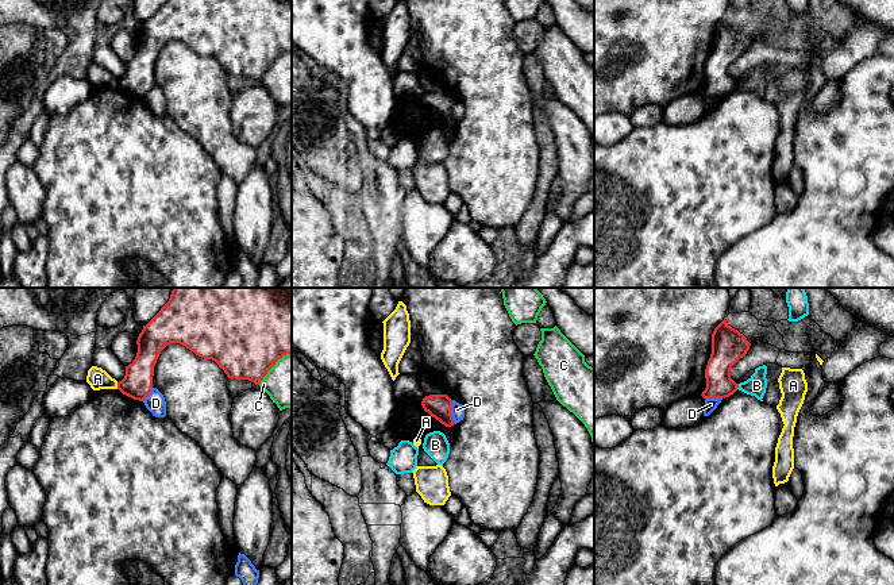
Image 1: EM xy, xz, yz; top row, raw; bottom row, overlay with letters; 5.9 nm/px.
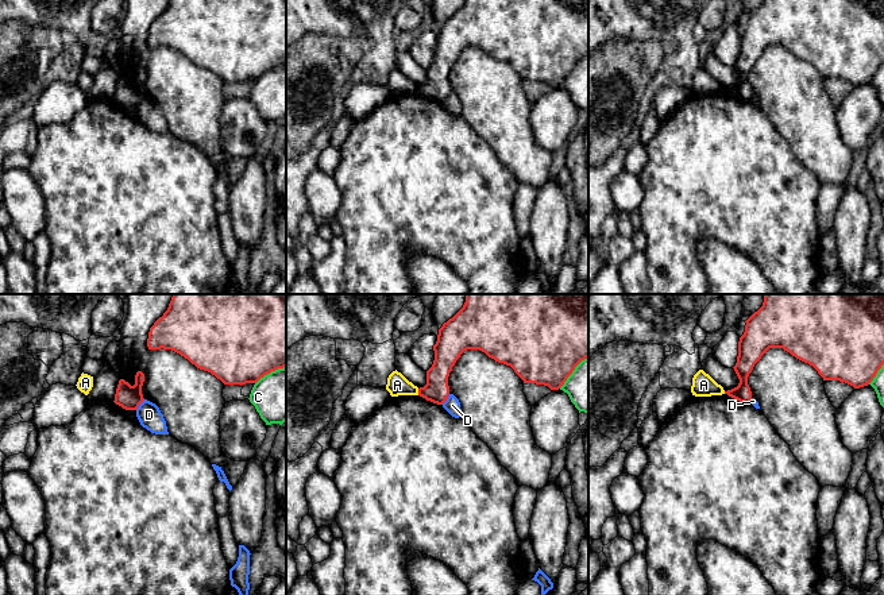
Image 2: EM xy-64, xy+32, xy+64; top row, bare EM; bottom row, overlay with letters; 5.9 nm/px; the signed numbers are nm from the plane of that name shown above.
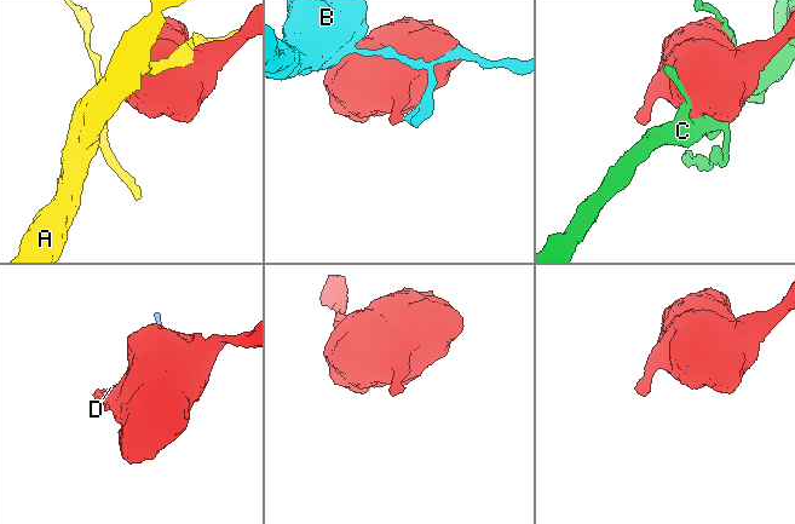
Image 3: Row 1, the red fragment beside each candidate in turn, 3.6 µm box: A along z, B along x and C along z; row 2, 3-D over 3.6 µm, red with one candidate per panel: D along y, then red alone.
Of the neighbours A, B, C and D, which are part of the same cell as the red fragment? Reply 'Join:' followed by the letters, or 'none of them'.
Join: none of them

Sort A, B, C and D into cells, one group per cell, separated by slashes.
A / B / C / D

